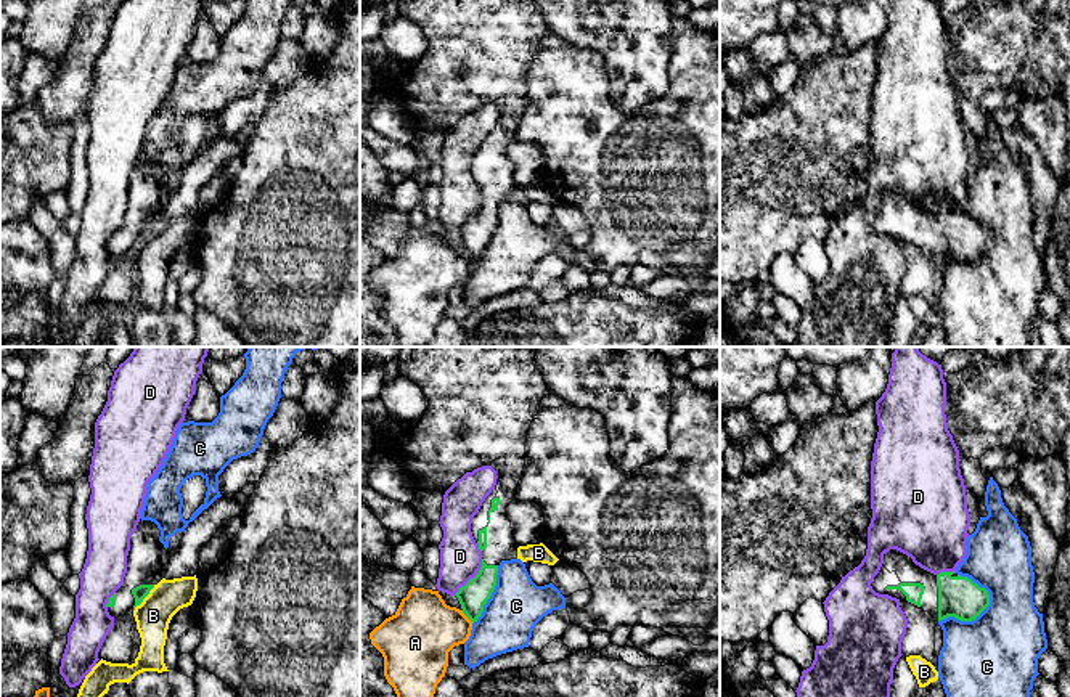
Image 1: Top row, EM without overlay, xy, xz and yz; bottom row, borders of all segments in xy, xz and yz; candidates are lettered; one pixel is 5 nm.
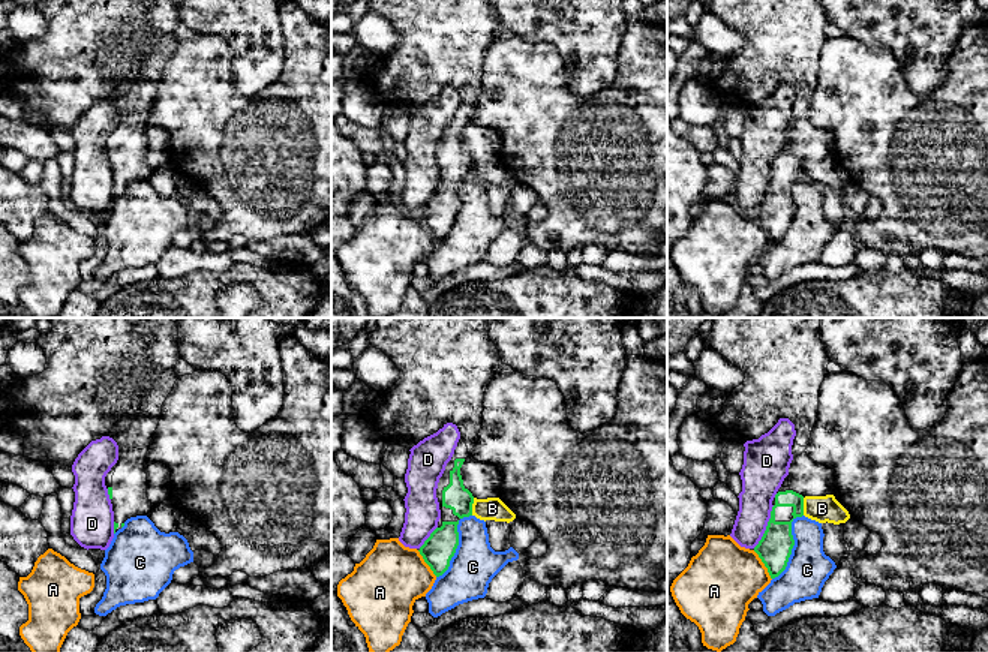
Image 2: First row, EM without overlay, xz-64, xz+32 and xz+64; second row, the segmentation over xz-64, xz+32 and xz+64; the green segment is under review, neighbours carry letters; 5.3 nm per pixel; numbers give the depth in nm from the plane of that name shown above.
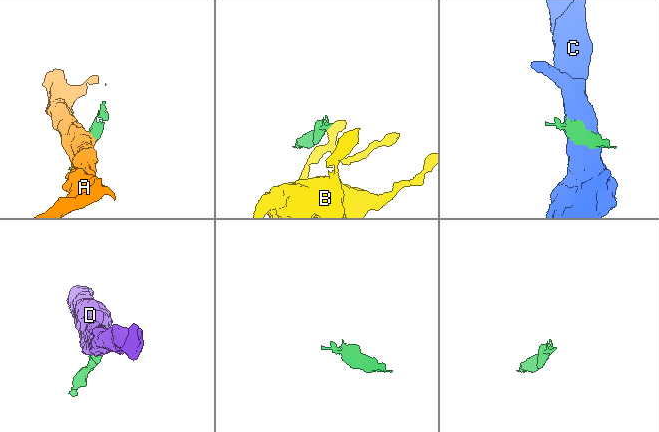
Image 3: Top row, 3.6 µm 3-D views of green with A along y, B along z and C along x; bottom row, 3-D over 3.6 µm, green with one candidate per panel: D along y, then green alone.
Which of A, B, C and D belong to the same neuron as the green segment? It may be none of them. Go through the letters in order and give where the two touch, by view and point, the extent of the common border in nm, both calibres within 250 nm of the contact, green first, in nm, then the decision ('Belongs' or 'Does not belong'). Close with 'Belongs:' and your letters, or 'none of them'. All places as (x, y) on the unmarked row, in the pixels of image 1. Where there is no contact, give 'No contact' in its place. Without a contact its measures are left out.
A: Touches green at xz (468, 257). Shared border 90 nm. Thickness 140 nm (green) against 340 nm. Does not belong
B: Touches green at xy (145, 236). Shared border 170 nm. Thickness 70 nm (green) against 180 nm. Does not belong
C: Touches green at yz (969, 260). Shared border 300 nm. Thickness 200 nm (green) against 480 nm. Does not belong
D: Touches green at xz (471, 219). Shared border 240 nm. Thickness 140 nm (green) against 200 nm. Does not belong
Belongs: none of them

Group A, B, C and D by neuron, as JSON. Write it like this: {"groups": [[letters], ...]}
{"groups": [["A"], ["B"], ["C"], ["D"]]}

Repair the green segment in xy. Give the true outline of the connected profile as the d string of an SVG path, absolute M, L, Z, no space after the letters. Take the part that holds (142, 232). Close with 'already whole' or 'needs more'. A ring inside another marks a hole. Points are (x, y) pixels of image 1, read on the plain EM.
M141 161L130 178L127 196L127 214L117 233L114 233L106 247L111 257L133 254L135 247L143 243L149 231L162 220L162 207L177 191L183 172L177 172L169 180L169 188L159 181L161 170L151 161Z; needs more

